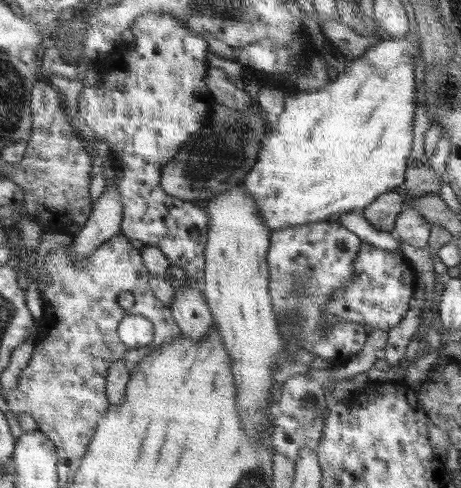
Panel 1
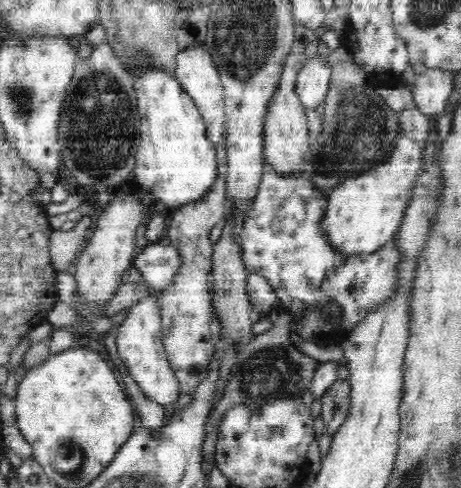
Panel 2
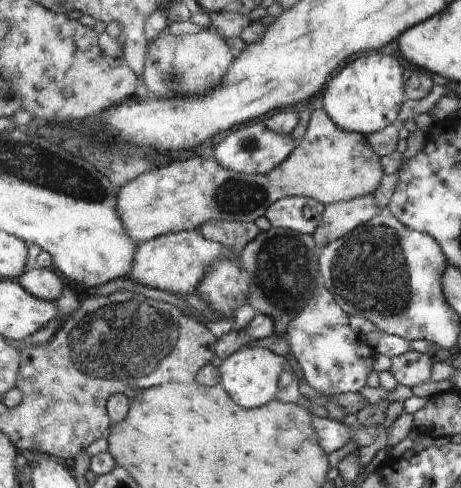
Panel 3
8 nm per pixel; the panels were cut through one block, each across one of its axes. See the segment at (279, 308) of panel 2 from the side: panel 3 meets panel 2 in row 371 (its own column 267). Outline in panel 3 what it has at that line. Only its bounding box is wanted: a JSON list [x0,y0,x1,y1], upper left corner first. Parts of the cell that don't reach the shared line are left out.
[239,228,323,340]

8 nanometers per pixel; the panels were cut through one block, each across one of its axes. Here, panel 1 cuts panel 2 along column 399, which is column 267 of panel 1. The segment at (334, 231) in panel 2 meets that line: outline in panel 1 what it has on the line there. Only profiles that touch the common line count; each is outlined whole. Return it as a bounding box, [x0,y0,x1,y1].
[243,36,419,232]

